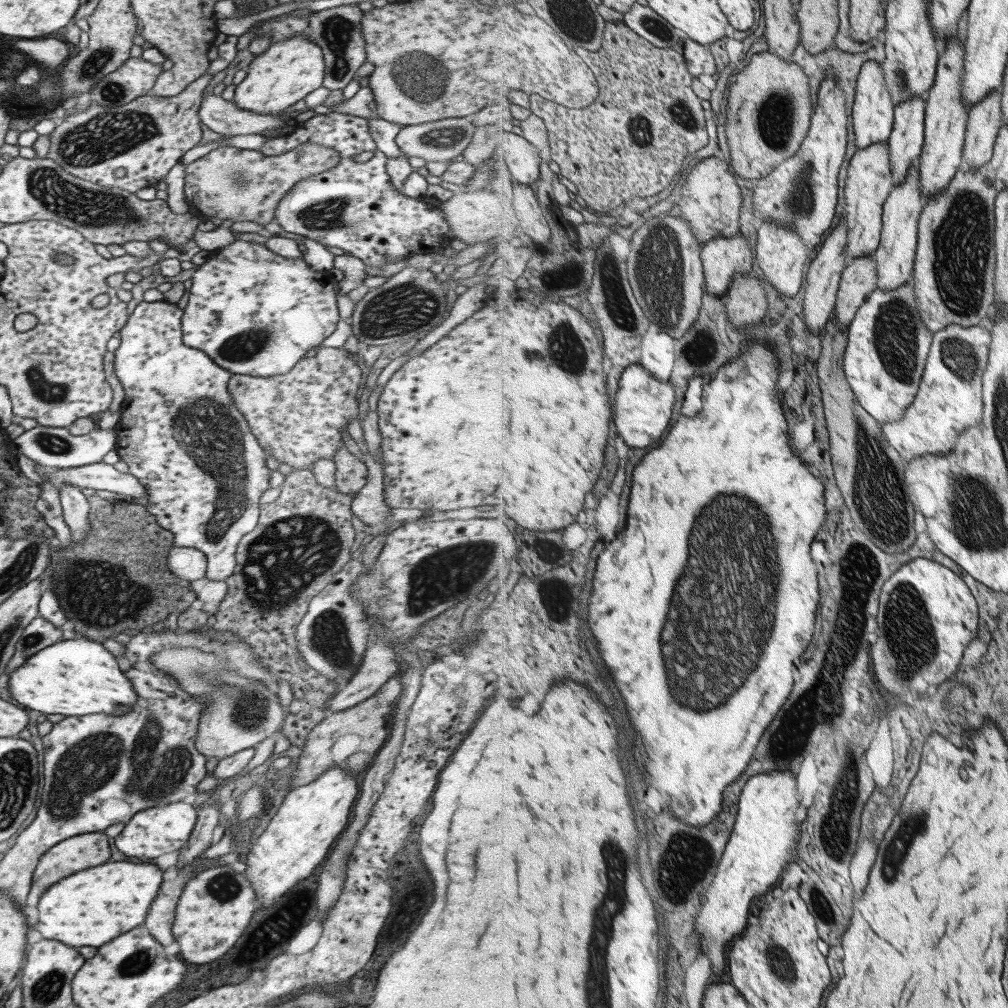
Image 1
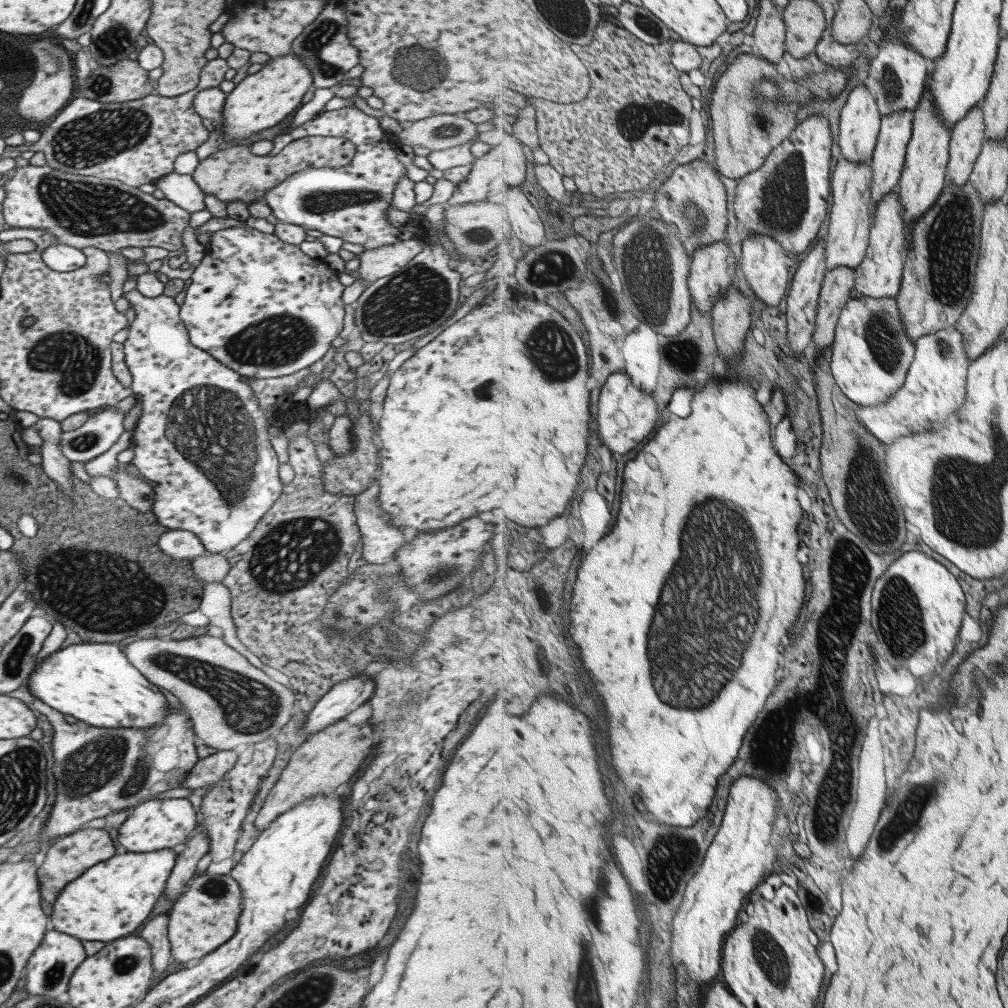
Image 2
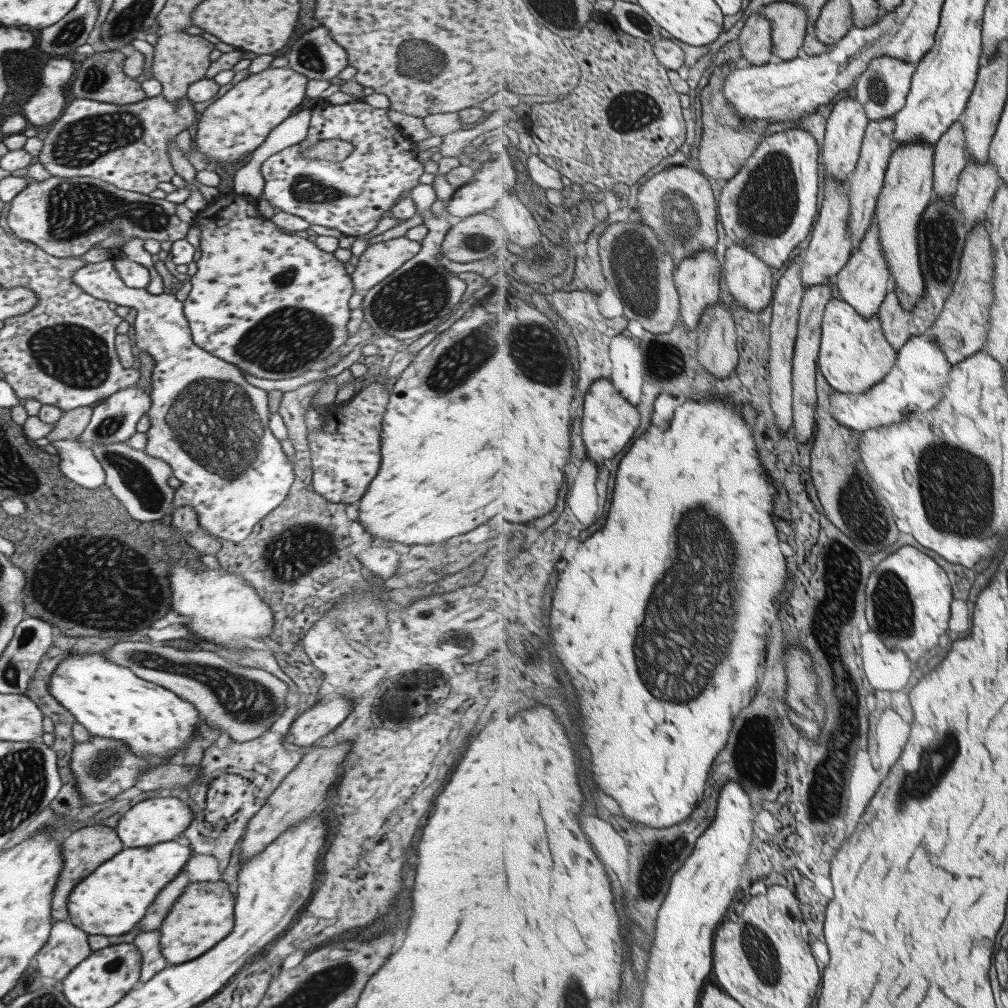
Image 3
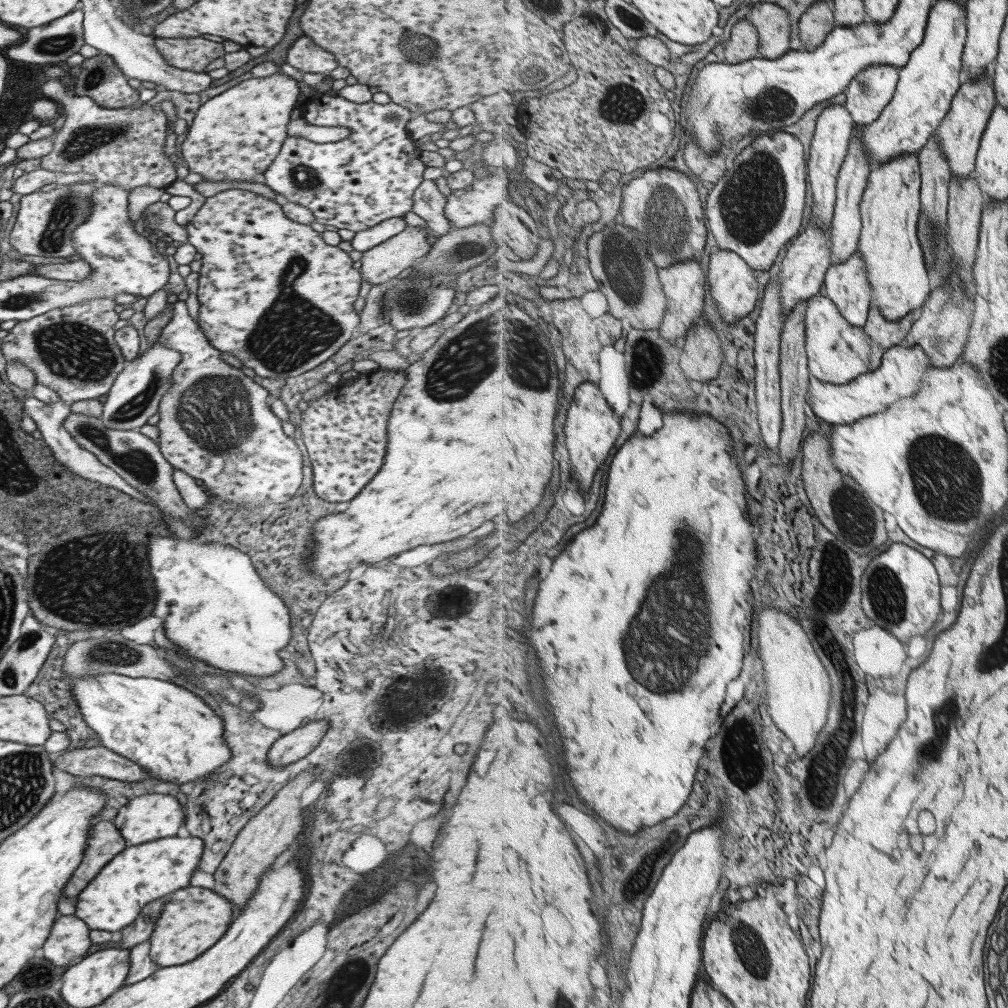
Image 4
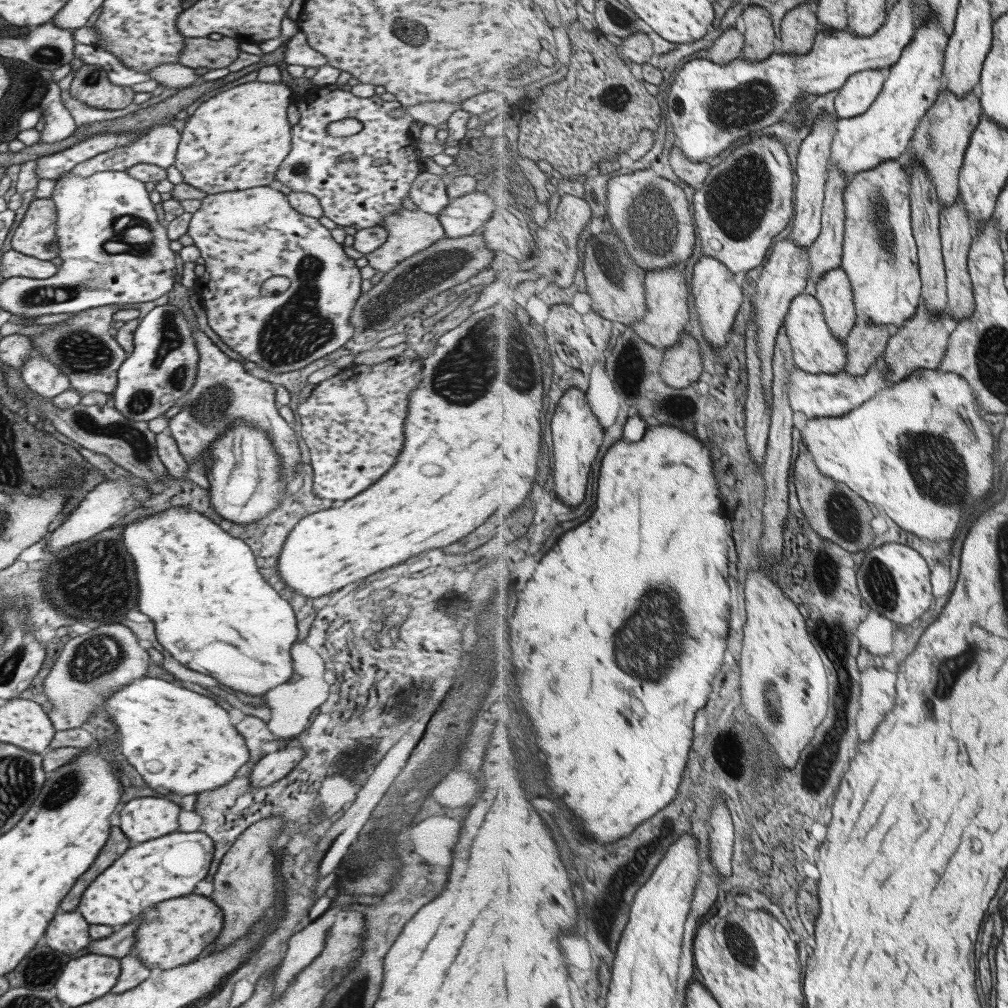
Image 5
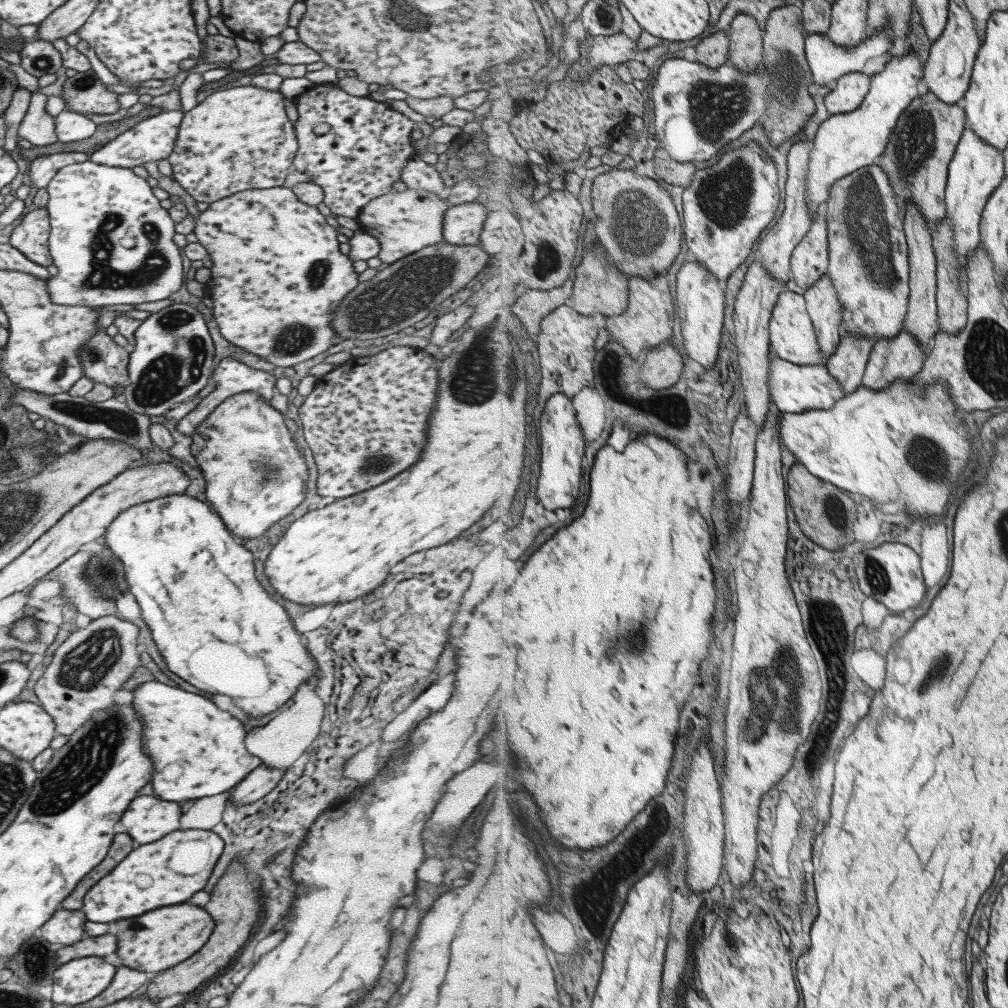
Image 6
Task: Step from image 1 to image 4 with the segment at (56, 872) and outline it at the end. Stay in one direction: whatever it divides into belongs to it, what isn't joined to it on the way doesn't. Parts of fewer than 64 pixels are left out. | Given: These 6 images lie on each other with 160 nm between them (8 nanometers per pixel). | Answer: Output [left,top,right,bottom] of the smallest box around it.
[57,819,125,914]

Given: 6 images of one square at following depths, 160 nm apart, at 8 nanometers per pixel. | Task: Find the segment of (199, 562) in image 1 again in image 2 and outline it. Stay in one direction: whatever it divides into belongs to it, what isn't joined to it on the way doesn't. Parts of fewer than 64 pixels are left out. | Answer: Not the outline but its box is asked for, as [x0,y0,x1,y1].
[159,529,205,562]

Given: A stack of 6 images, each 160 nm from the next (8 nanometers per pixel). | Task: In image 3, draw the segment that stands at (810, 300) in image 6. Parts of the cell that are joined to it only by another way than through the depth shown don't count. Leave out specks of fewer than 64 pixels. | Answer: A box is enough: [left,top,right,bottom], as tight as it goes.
[835,222,893,318]

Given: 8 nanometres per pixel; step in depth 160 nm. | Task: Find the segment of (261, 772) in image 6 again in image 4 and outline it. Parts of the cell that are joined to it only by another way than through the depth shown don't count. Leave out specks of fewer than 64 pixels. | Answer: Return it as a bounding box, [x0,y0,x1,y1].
[267,719,328,768]

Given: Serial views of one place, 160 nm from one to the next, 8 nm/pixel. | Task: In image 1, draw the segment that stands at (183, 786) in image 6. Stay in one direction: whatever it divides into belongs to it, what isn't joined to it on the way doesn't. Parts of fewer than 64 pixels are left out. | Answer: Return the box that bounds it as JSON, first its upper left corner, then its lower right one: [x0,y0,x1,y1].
[7,640,137,717]

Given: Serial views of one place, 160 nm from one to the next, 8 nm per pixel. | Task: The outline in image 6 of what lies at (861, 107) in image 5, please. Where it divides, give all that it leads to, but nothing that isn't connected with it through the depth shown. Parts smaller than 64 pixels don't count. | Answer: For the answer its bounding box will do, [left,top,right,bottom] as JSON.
[825,71,872,115]

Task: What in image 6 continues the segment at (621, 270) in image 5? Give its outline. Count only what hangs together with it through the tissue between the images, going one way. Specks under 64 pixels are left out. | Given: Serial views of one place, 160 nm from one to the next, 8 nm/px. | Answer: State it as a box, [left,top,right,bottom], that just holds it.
[571,241,630,316]

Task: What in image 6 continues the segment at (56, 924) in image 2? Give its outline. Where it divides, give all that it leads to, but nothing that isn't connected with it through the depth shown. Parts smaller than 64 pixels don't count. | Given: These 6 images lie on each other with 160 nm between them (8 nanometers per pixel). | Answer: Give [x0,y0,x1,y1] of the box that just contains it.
[81,830,224,922]

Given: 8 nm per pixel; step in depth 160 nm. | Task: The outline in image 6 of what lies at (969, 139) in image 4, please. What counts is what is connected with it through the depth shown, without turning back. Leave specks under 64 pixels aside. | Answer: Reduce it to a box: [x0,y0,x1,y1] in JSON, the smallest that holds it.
[878,90,967,230]

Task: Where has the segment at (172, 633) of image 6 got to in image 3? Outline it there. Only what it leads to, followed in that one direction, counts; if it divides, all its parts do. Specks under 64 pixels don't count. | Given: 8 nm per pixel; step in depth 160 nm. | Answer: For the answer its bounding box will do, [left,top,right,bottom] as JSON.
[170,563,273,652]

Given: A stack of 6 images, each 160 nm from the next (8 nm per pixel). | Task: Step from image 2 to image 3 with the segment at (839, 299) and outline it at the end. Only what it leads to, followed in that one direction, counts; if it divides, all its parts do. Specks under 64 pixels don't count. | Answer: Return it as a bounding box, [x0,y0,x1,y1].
[793,281,835,443]

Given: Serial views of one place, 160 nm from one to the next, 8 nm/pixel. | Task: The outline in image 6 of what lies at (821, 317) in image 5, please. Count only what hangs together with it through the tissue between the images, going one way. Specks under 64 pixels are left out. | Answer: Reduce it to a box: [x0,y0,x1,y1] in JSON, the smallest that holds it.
[770,290,830,365]

